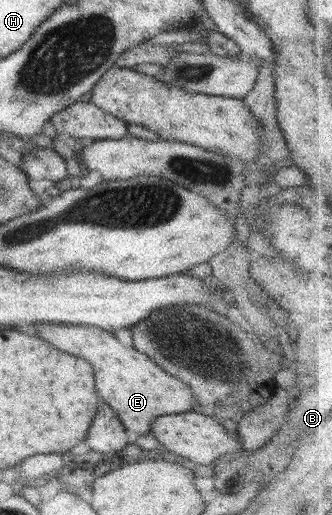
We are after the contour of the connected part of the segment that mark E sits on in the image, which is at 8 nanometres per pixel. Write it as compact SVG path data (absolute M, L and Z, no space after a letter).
M49 322L34 324L33 332L58 352L84 358L92 366L96 392L101 402L106 403L116 413L122 426L130 432L148 434L151 422L157 416L191 410L193 394L188 386L162 372L162 368L158 368L134 348L124 348L110 332L90 326Z

